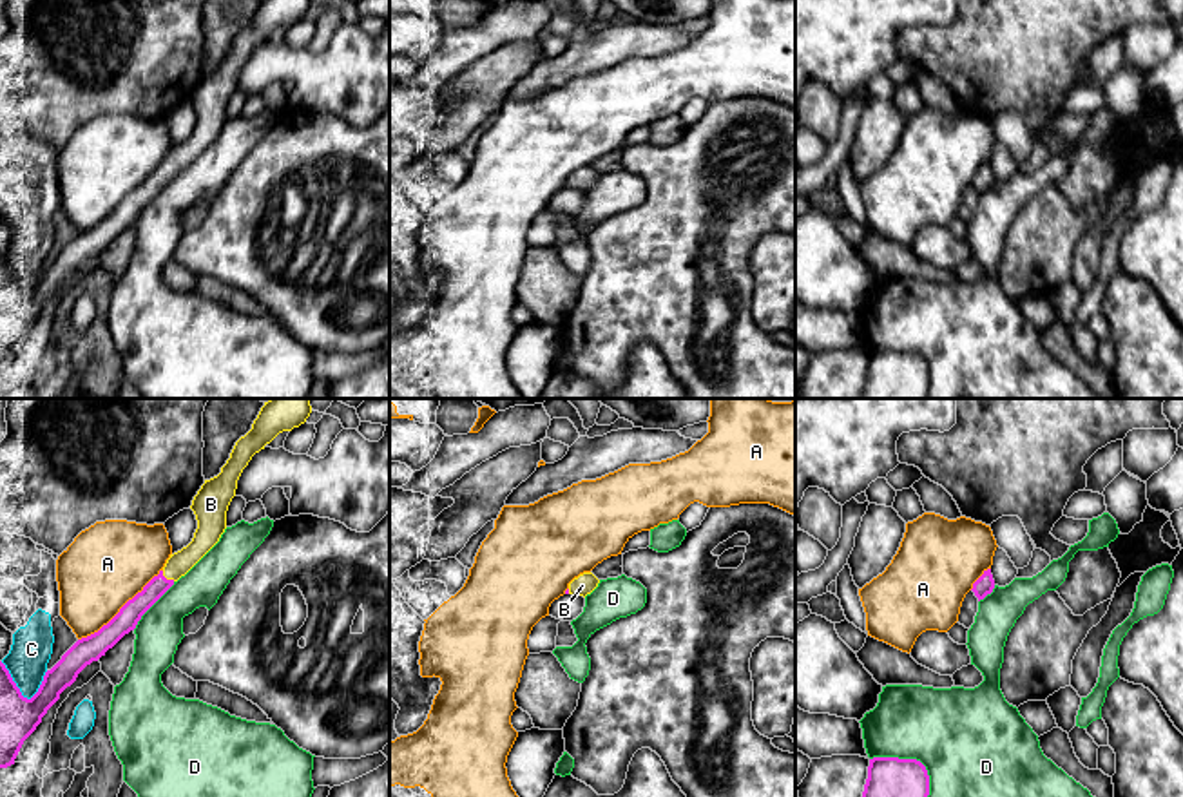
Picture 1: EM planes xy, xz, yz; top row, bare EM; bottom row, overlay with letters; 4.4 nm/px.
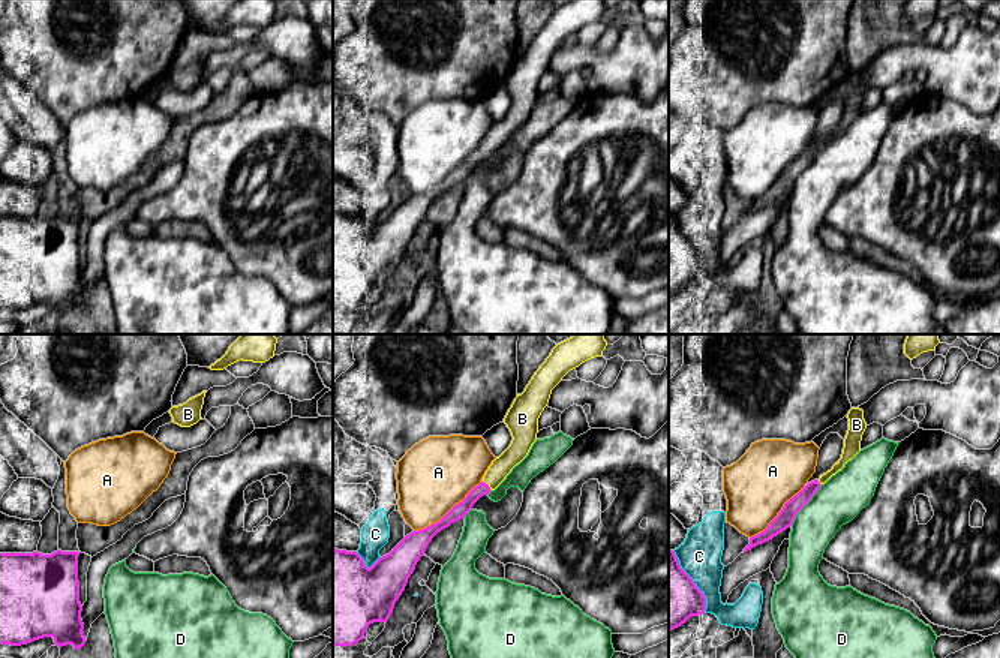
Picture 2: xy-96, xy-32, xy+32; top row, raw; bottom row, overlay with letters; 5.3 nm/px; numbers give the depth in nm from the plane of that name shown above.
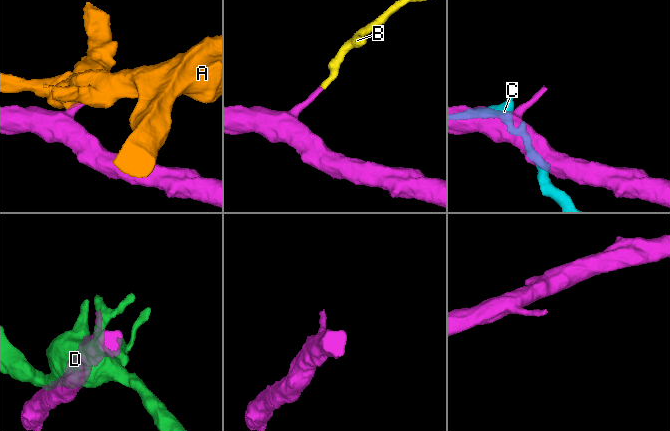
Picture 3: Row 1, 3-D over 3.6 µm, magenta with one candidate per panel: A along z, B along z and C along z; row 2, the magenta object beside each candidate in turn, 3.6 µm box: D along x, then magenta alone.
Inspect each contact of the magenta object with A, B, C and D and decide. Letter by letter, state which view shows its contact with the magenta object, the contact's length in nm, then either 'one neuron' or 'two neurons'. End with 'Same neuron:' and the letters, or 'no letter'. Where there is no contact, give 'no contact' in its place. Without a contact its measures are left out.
A: xy | 500 nm | two neurons
B: xy | 80 nm | one neuron
C: xy | 220 nm | two neurons
D: yz | 320 nm | two neurons
Same neuron: B

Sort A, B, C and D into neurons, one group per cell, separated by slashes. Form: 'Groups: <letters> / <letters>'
Groups: A / B / C / D

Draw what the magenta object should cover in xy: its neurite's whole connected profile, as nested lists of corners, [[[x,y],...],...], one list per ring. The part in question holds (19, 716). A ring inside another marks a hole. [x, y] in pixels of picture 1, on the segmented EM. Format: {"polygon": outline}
{"polygon": [[[270,398],[264,402],[252,429],[236,442],[221,473],[205,480],[194,496],[190,509],[196,514],[197,529],[192,542],[170,554],[159,574],[129,600],[107,625],[78,639],[45,672],[38,692],[31,699],[22,696],[0,661],[0,768],[14,764],[24,741],[36,730],[47,710],[60,699],[60,694],[76,681],[78,674],[134,630],[141,616],[219,542],[226,529],[226,511],[236,496],[243,469],[279,433],[304,424],[310,413],[310,398]]]}

